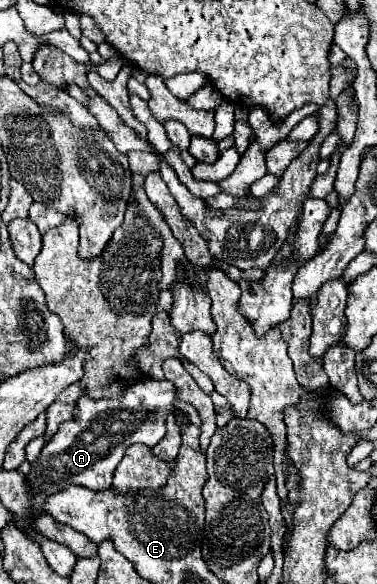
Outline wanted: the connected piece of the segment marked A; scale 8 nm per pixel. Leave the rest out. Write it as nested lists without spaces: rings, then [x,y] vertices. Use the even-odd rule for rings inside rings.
[[[148,377],[128,385],[116,399],[92,401],[92,397],[82,395],[76,403],[74,419],[60,425],[58,433],[42,449],[38,461],[32,463],[32,471],[26,475],[26,485],[34,495],[34,509],[44,509],[46,497],[64,489],[66,481],[98,491],[102,487],[110,489],[112,473],[130,445],[144,443],[154,447],[166,437],[166,417],[170,413],[174,415],[176,401],[176,387],[172,381],[156,381]]]

